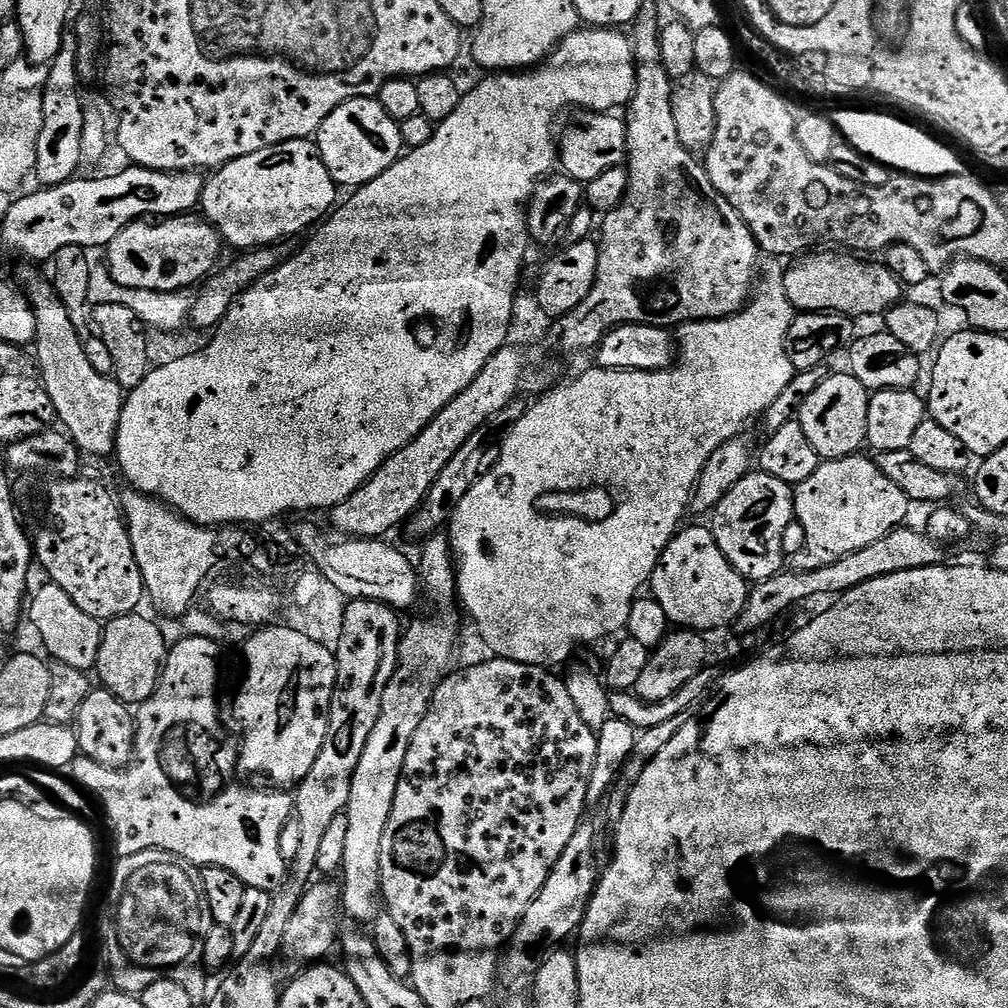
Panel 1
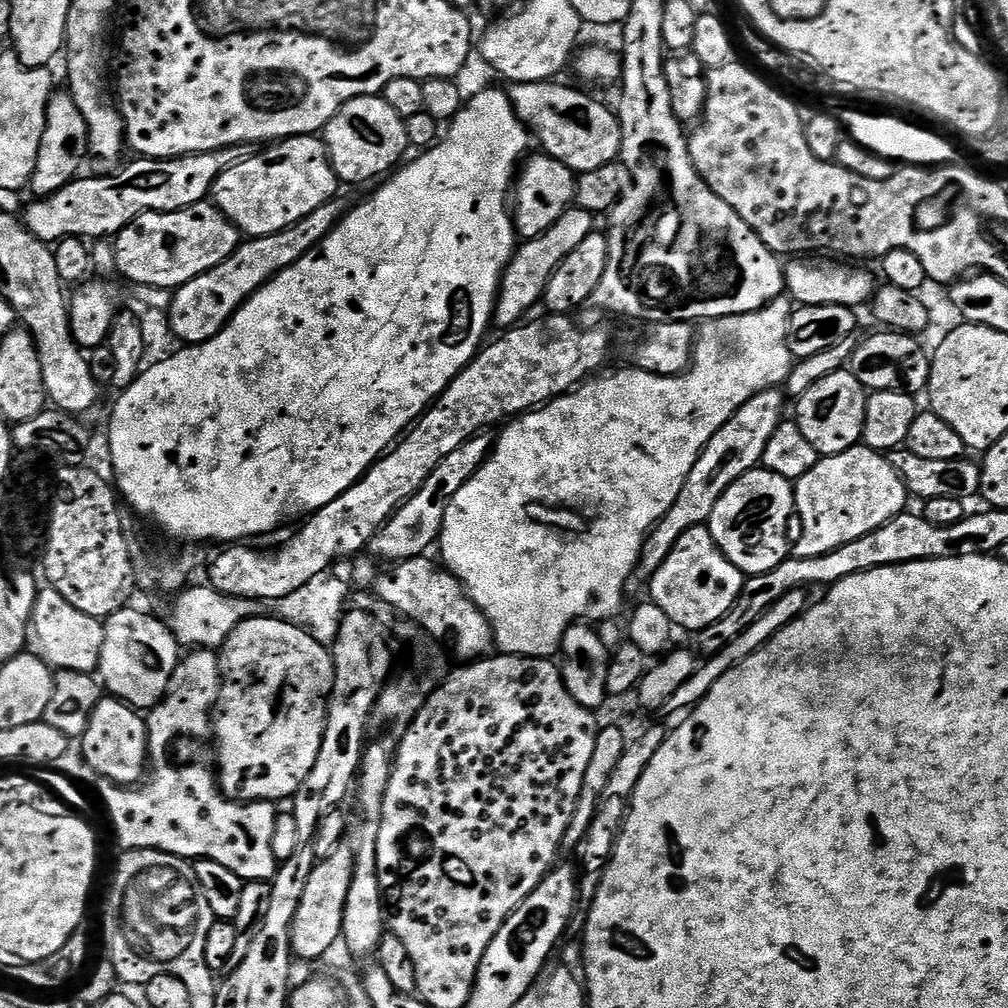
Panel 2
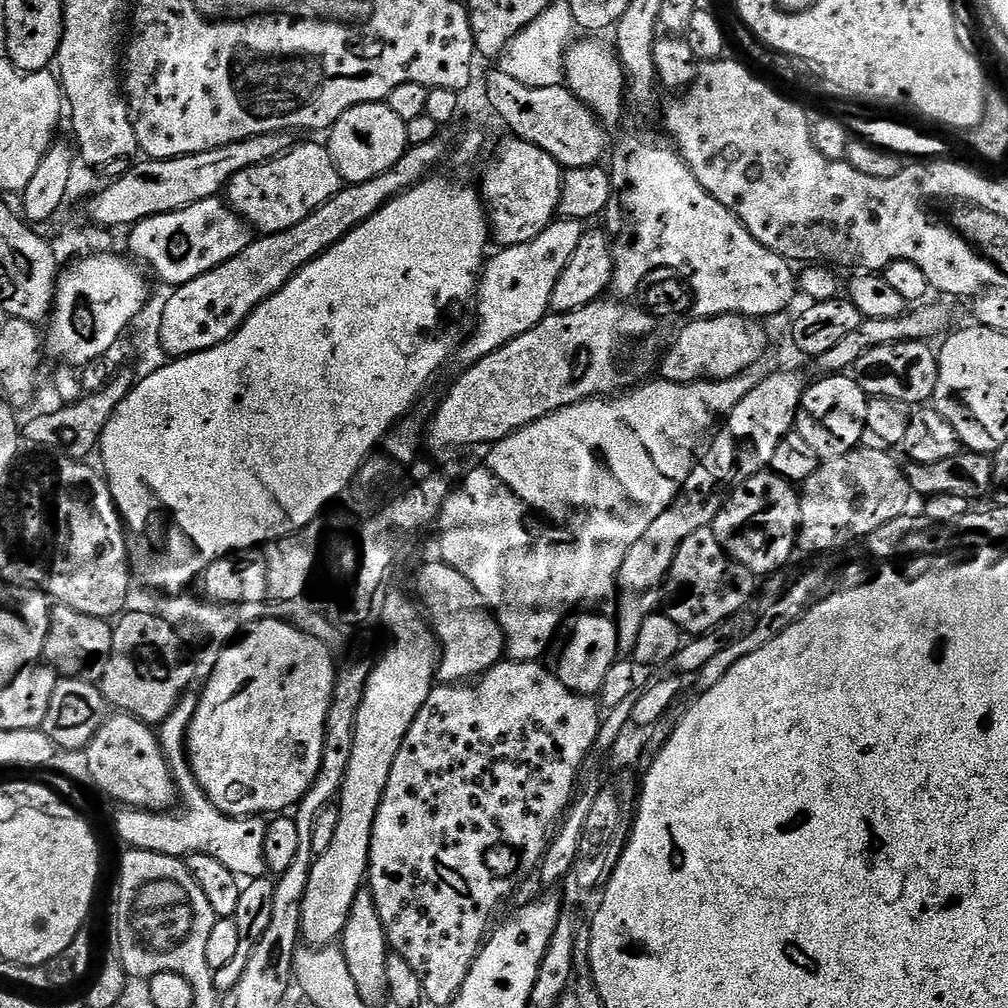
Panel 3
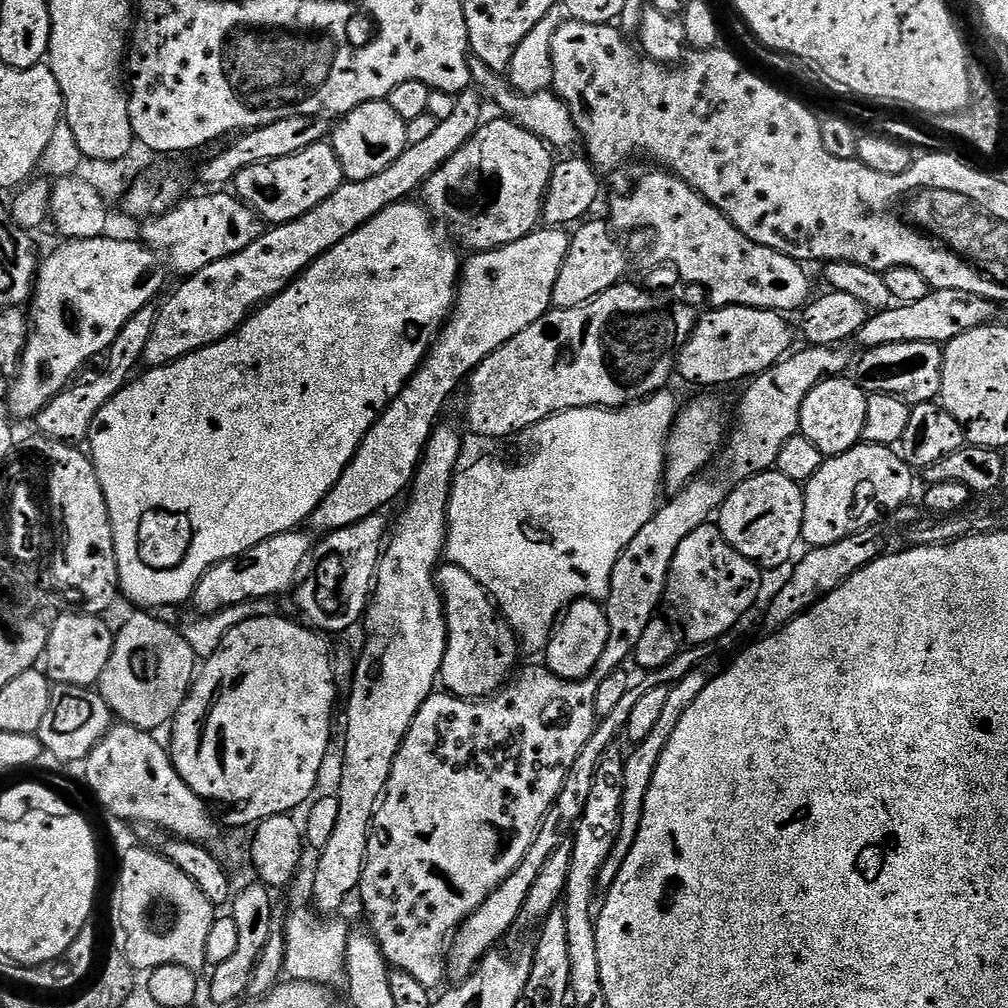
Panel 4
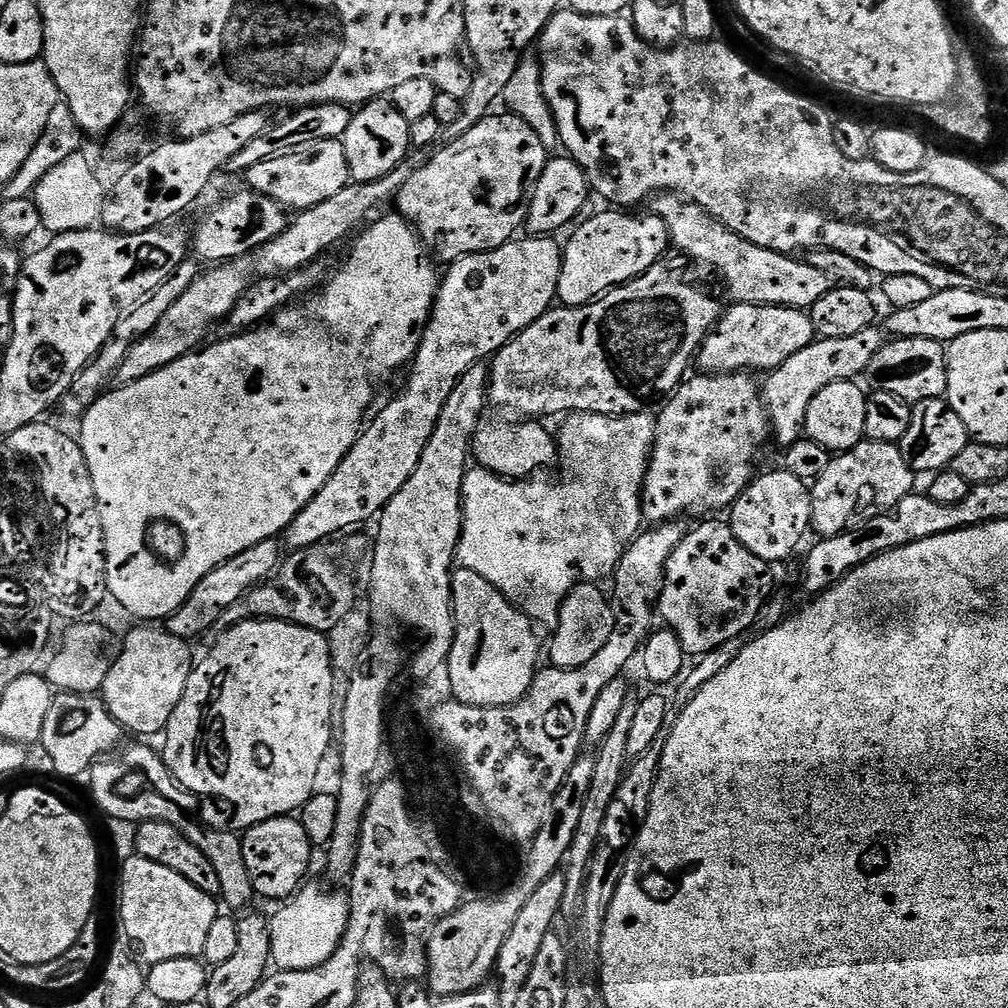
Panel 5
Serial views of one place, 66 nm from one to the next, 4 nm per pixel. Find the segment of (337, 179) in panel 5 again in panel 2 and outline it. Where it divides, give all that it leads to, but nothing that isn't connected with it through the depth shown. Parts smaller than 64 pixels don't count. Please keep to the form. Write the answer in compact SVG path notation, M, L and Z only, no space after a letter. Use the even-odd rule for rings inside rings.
M316 134L291 136L290 139L273 143L227 168L214 182L210 200L241 234L248 238L255 238L278 234L302 222L302 218L314 214L318 206L329 204L330 201L337 199L336 187L338 187L336 172L328 160L328 148L323 139Z

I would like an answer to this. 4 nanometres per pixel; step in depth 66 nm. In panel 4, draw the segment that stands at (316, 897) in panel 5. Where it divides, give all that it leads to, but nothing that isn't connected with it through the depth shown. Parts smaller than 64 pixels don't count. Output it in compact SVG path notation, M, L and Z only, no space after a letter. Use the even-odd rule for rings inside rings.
M300 908L288 916L288 921L282 925L284 941L286 942L286 962L284 976L288 980L301 980L315 984L331 985L331 980L341 979L345 971L344 959L350 925L340 918L325 918L315 911Z

